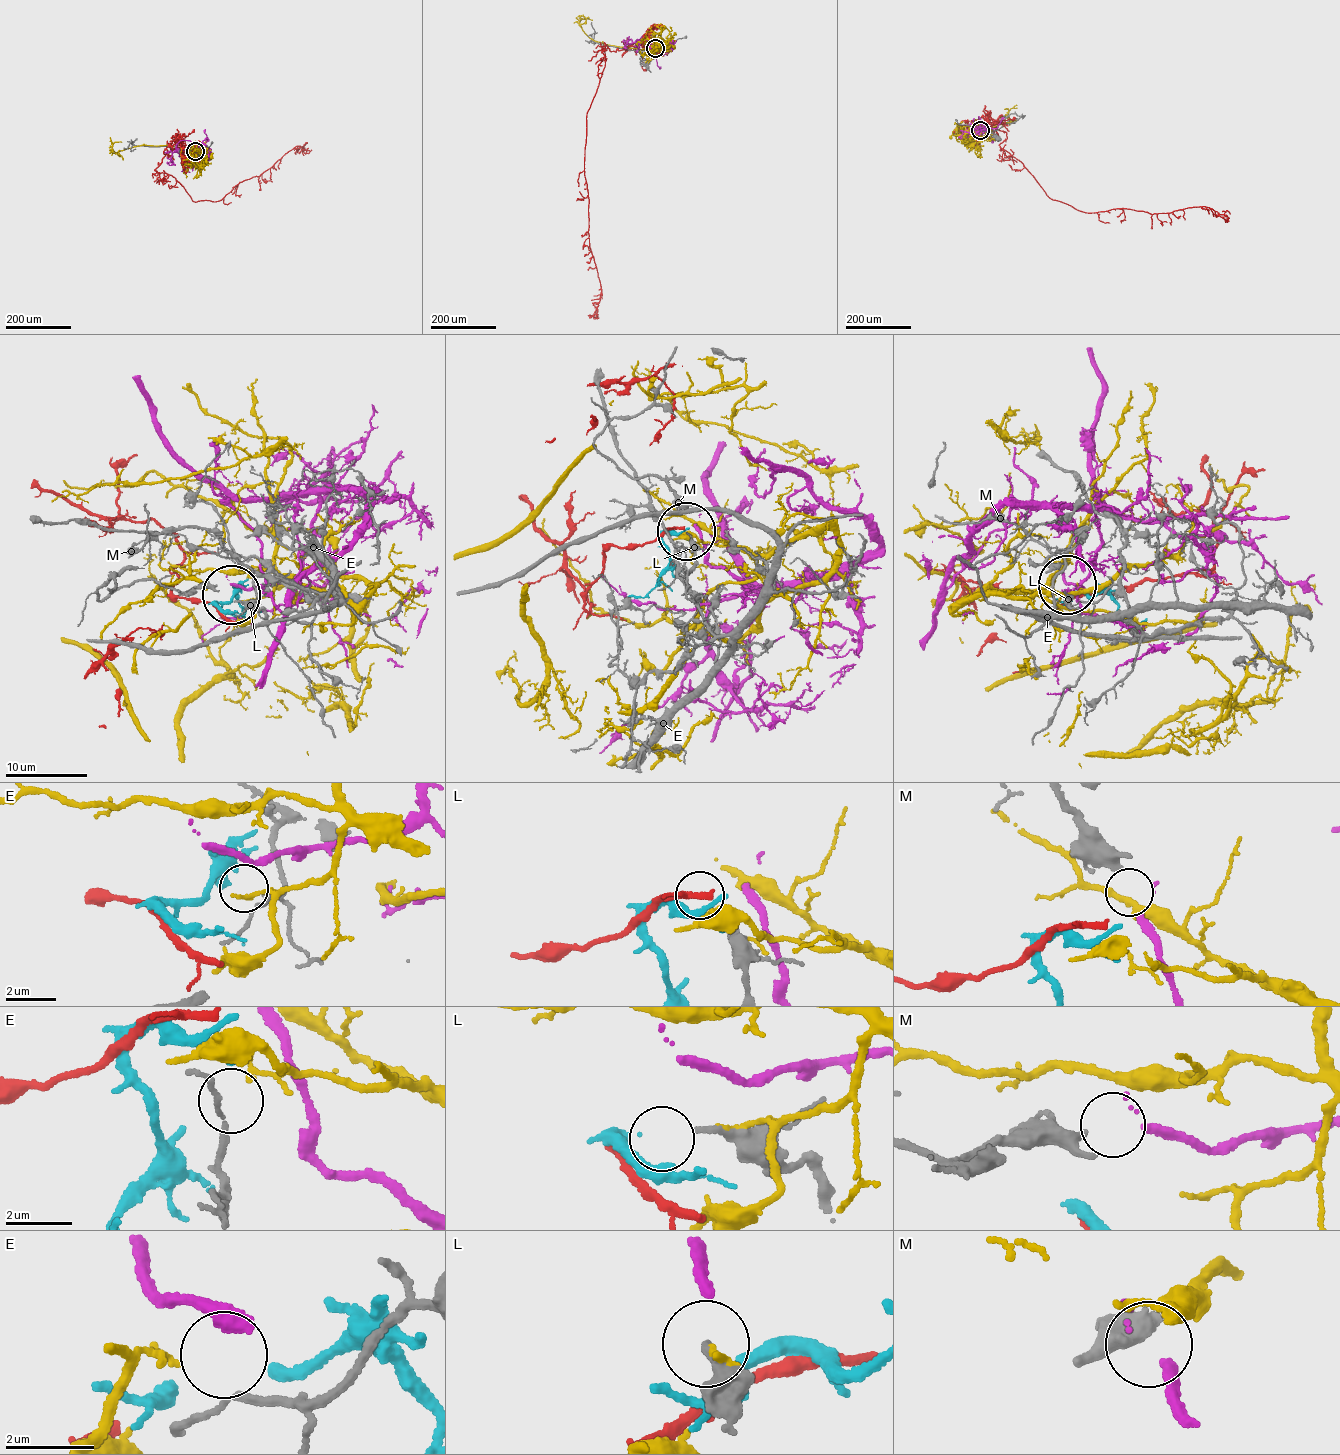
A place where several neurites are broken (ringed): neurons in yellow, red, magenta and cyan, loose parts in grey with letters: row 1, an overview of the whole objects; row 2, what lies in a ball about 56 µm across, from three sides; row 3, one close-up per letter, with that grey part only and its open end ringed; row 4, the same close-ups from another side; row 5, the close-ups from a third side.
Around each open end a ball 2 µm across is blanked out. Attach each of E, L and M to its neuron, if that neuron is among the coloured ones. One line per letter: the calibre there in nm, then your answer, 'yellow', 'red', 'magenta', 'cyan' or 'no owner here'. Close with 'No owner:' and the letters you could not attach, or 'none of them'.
E: 150 nm thick; no owner here
L: 170 nm thick; no owner here
M: 360 nm thick; magenta
No owner: E, L

